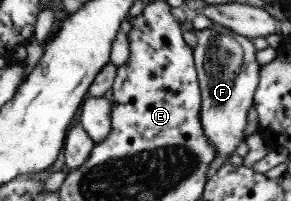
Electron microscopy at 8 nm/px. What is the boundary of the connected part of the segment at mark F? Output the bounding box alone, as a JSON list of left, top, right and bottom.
[193,21,260,156]

